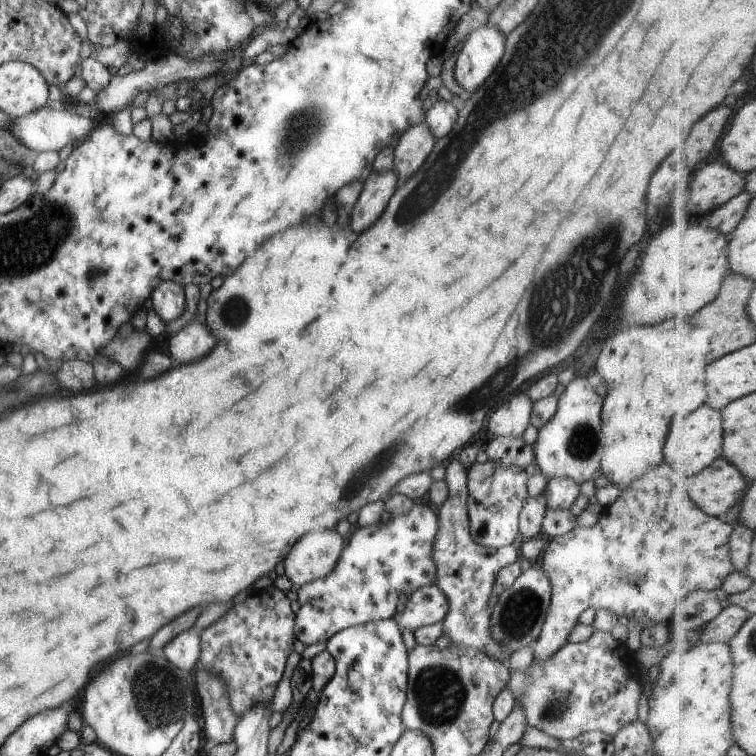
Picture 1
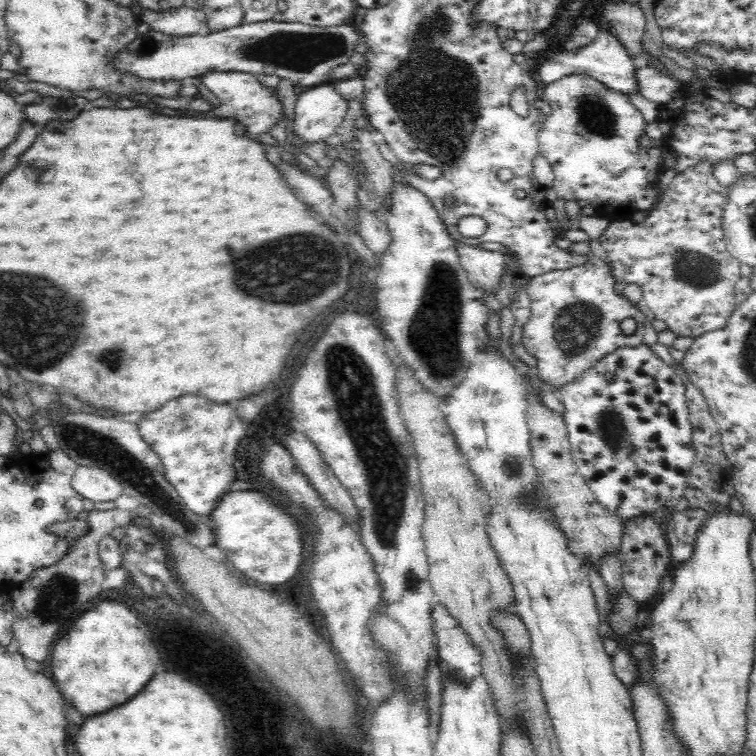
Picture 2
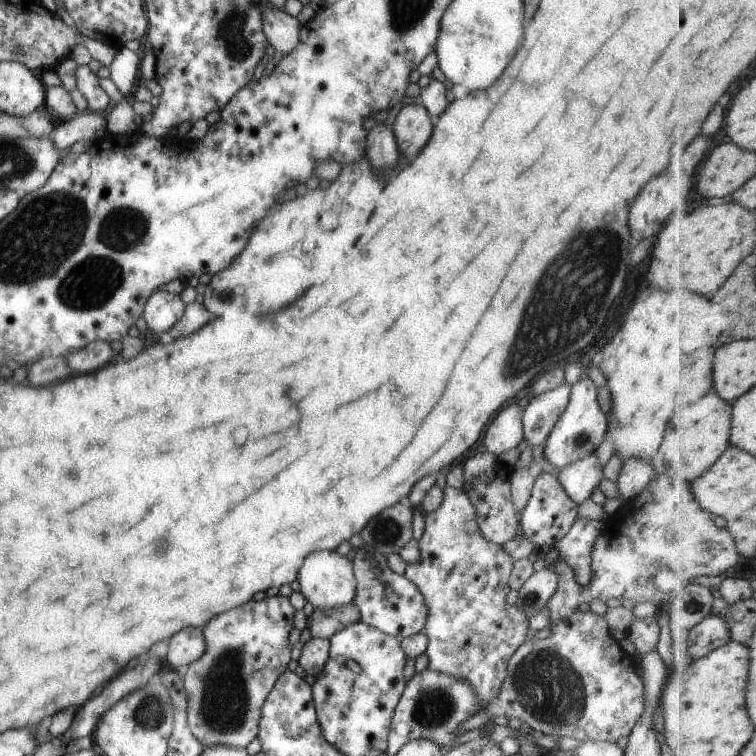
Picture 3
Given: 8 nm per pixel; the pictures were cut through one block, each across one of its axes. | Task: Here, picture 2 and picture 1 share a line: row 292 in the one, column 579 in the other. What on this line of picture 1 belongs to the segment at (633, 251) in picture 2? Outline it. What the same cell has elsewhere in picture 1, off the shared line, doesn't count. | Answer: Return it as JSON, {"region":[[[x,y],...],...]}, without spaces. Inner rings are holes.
{"region":[[[594,629],[592,636],[586,642],[567,642],[560,650],[551,655],[549,659],[541,663],[533,660],[526,670],[510,672],[506,685],[511,688],[511,693],[515,696],[515,700],[519,702],[519,705],[523,706],[523,714],[526,715],[528,727],[538,728],[538,730],[546,732],[546,734],[557,738],[561,742],[569,743],[575,736],[593,730],[599,730],[614,736],[619,728],[622,728],[622,726],[629,722],[634,722],[641,713],[641,710],[645,708],[647,683],[648,680],[645,680],[639,672],[639,664],[637,663],[635,652],[630,650],[624,642],[615,640],[609,632],[596,631]]]}

